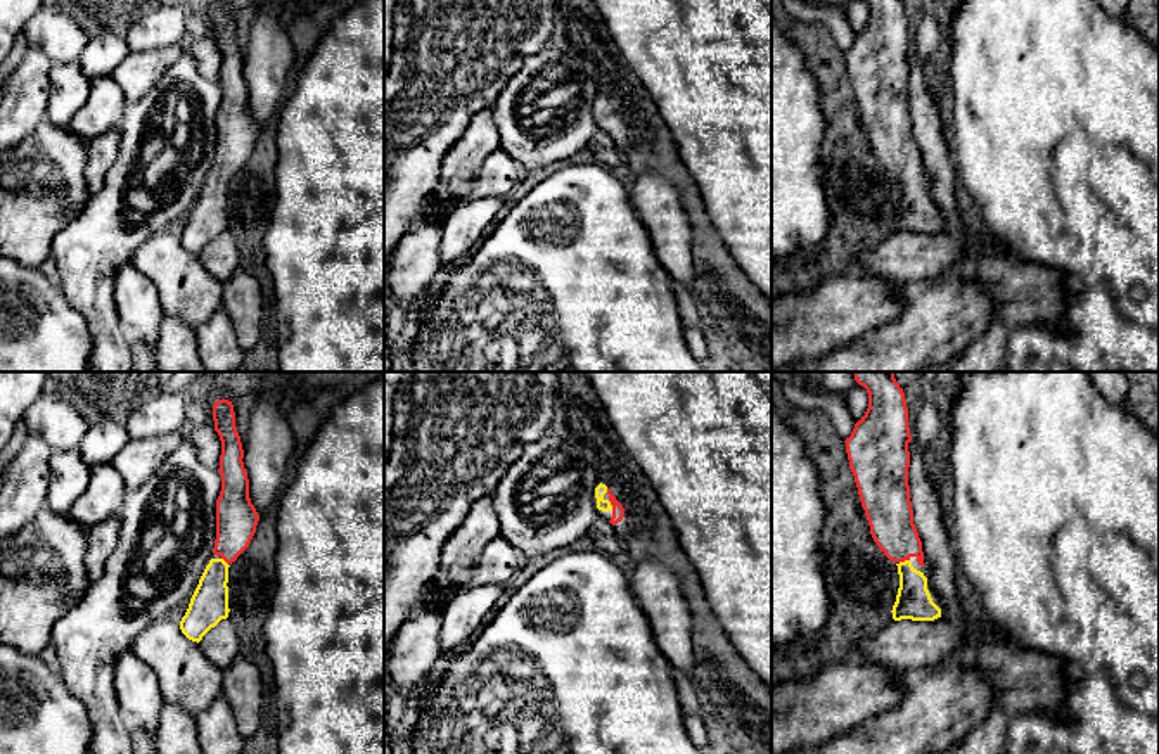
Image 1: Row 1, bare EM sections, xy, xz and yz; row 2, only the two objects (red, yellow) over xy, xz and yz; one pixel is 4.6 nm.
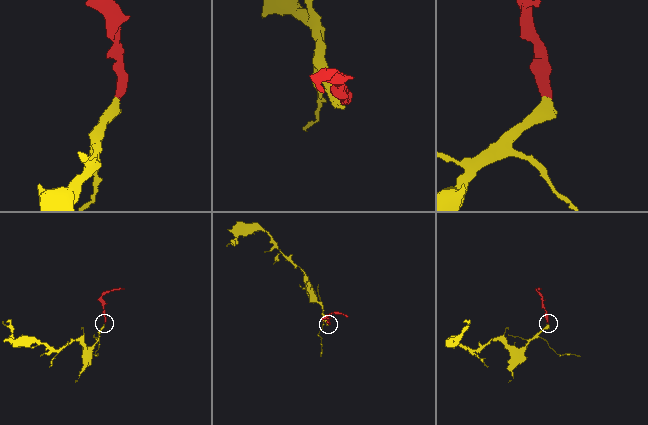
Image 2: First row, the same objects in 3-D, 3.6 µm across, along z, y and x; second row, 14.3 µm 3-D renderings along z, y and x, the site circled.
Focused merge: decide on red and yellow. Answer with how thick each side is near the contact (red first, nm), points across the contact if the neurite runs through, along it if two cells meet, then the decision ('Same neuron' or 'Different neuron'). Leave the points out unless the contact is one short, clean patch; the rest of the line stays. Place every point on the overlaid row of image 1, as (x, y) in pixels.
Thickness 60 nm (red) against 60 nm. Path across: xz (618, 511), (611, 504), (601, 498), (601, 490). Same neuron

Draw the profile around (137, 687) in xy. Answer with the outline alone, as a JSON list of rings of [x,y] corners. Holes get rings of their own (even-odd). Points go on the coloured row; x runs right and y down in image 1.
[[[123,650],[114,664],[114,688],[121,711],[137,716],[145,733],[156,735],[164,700],[159,693],[157,674],[135,655]]]

